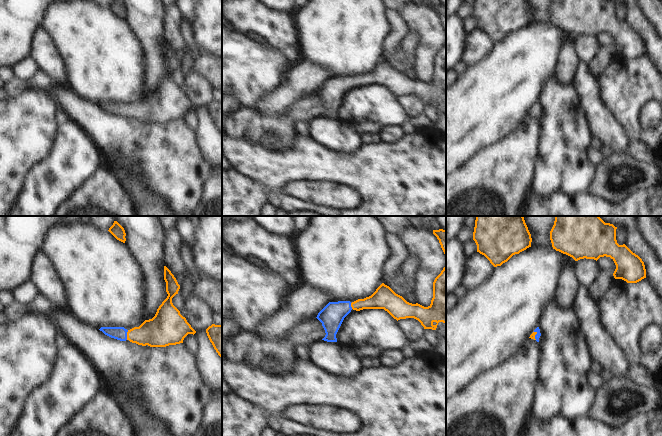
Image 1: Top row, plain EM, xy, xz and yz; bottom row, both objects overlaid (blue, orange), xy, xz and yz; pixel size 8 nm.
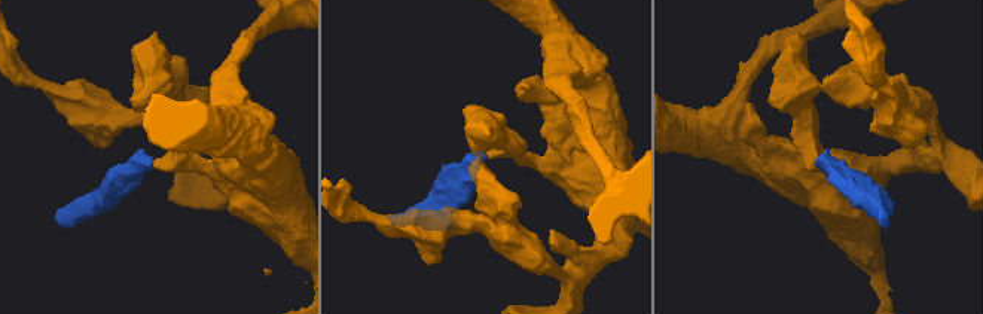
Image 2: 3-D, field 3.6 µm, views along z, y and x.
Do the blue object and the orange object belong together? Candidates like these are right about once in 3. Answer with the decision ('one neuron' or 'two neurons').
one neuron

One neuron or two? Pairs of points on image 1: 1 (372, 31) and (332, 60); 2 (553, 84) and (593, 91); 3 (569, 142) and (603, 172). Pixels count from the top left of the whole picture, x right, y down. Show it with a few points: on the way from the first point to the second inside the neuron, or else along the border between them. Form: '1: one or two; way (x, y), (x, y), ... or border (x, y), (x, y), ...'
1: one; way (362, 39), (360, 41), (351, 41), (342, 50)
2: two; border (572, 83), (578, 97), (578, 103), (583, 110)
3: two; border (596, 167), (594, 179), (587, 189)

